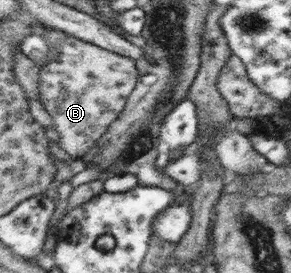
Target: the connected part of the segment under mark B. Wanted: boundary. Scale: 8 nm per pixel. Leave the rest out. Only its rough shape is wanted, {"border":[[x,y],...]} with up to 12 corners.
{"border":[[45,26],[40,102],[81,158],[121,116],[137,61]]}

